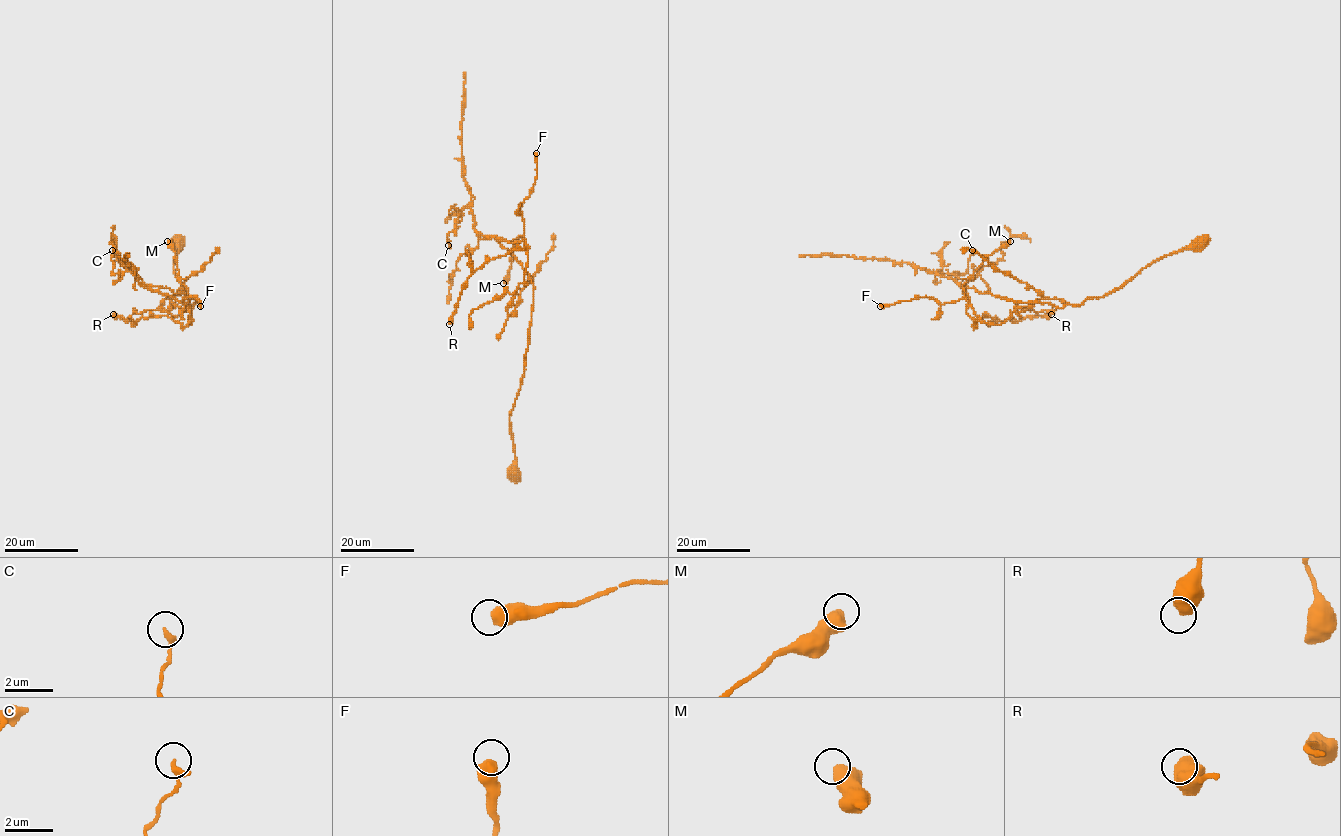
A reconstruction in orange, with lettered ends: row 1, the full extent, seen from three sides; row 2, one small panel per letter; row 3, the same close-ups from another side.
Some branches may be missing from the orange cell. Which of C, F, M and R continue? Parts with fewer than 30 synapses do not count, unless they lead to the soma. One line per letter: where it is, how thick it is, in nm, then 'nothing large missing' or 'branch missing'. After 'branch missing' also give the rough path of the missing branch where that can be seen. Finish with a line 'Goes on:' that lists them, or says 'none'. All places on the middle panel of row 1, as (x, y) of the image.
C: at (448, 245); 240 nm thick; nothing large missing
F: at (536, 153); 550 nm thick; nothing large missing
M: at (503, 283); 550 nm thick; nothing large missing
R: at (449, 324); 650 nm thick; nothing large missing
Goes on: none

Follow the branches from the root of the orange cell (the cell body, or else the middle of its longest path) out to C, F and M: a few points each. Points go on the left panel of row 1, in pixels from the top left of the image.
C: (178, 243), (174, 271), (193, 308), (198, 301), (184, 293), (141, 284), (128, 271), (112, 275), (112, 250)
F: (178, 243), (174, 271), (193, 308), (198, 301), (184, 293), (142, 285), (200, 306)
M: (178, 243), (174, 271), (193, 308), (198, 301), (184, 293), (142, 285), (187, 304), (167, 241)

